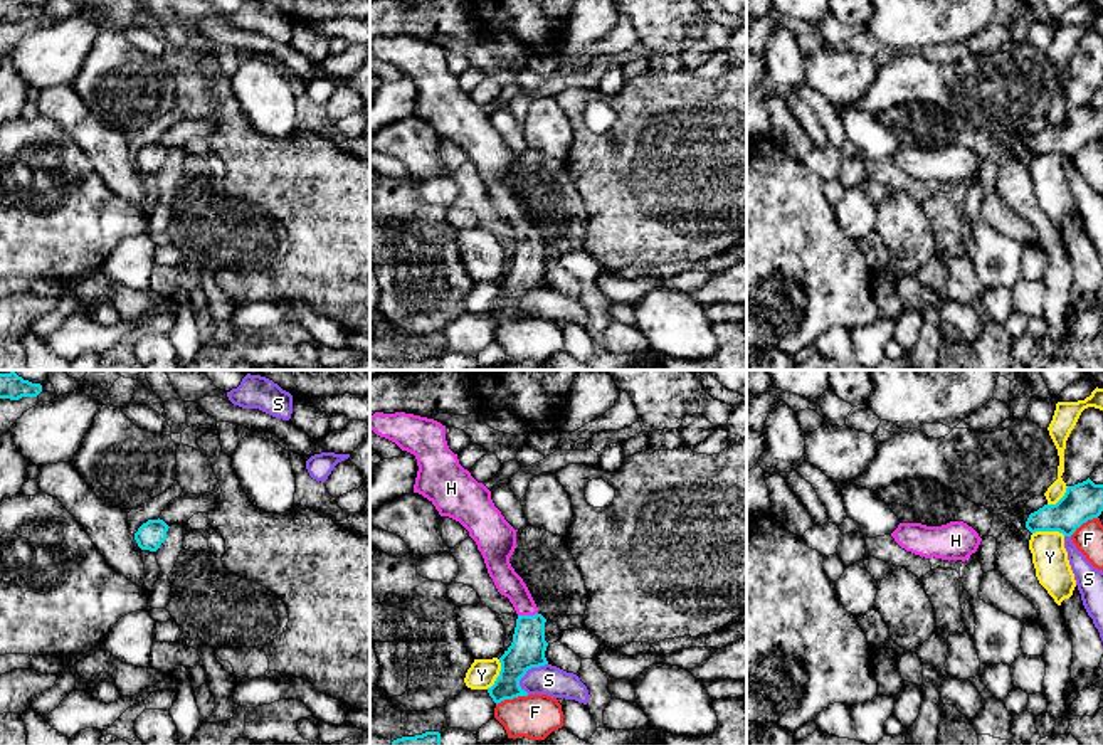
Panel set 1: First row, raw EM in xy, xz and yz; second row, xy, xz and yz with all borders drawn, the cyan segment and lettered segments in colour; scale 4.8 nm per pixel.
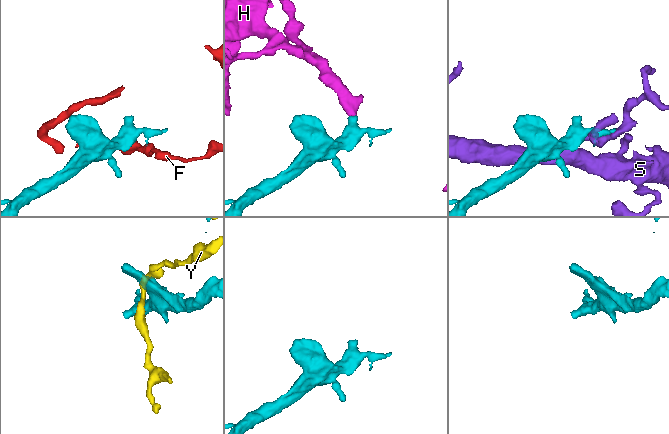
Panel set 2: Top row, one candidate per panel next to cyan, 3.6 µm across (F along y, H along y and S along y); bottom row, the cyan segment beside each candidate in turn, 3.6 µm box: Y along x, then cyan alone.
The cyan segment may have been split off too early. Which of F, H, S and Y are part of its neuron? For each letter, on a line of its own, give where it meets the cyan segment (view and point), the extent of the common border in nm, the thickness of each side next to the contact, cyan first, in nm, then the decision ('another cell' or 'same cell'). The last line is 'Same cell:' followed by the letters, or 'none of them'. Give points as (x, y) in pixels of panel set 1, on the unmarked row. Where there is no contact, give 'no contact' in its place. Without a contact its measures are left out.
F: xz (511, 322) | 170 nm | 170/220 nm | another cell
H: xz (527, 239) | 100 nm | 170/120 nm | same cell
S: xz (528, 291) | 180 nm | 170/140 nm | another cell
Y: yz (1050, 153) | 160 nm | 180/170 nm | another cell
Same cell: H

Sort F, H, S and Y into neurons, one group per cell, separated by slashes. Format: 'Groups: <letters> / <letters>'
Groups: F / H / S / Y

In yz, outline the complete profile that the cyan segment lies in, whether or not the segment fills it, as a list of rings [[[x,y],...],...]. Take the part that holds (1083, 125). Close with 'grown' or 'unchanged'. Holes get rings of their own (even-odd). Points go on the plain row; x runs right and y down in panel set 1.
[[[1090,101],[1074,109],[1068,109],[1064,119],[1056,128],[1044,128],[1031,136],[1026,151],[1036,155],[1059,155],[1071,160],[1083,146],[1098,141],[1103,135],[1103,108],[1095,108]]]; unchanged

